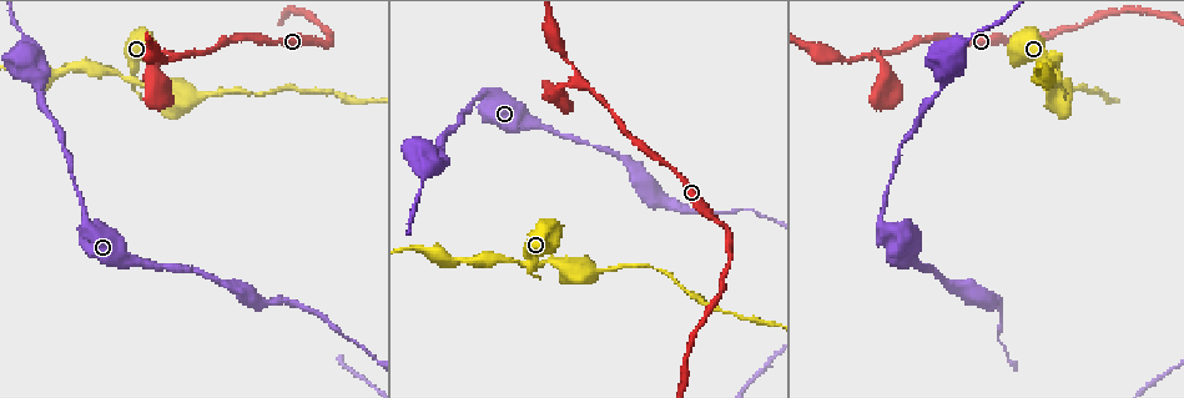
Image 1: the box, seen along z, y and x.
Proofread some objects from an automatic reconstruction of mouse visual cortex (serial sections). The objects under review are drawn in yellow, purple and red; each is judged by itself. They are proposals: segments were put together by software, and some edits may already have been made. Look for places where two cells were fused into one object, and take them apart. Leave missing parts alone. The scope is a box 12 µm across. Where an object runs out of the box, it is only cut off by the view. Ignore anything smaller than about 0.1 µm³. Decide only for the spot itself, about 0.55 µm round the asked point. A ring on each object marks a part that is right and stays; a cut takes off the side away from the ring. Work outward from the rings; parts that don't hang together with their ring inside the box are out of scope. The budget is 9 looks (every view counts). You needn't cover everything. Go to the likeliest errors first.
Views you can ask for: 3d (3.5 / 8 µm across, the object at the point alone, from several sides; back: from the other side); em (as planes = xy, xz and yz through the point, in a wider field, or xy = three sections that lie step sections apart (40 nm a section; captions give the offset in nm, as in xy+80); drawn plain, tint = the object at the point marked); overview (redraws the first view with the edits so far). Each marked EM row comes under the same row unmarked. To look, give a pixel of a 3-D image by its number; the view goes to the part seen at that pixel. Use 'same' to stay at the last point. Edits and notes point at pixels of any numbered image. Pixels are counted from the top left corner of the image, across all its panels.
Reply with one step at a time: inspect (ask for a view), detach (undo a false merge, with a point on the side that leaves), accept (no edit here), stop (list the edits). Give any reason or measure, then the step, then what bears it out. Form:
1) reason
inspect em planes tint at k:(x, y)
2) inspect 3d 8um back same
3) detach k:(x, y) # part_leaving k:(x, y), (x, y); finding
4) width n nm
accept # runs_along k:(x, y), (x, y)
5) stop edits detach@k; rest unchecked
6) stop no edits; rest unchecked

a narrow waist
inspect 3d 3.5um at 1:(131, 77)

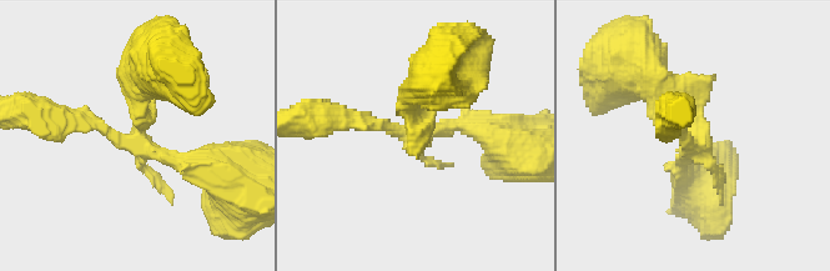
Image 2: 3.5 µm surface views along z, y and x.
need the tissue
inspect em xy step 1 tint at 2:(691, 144)

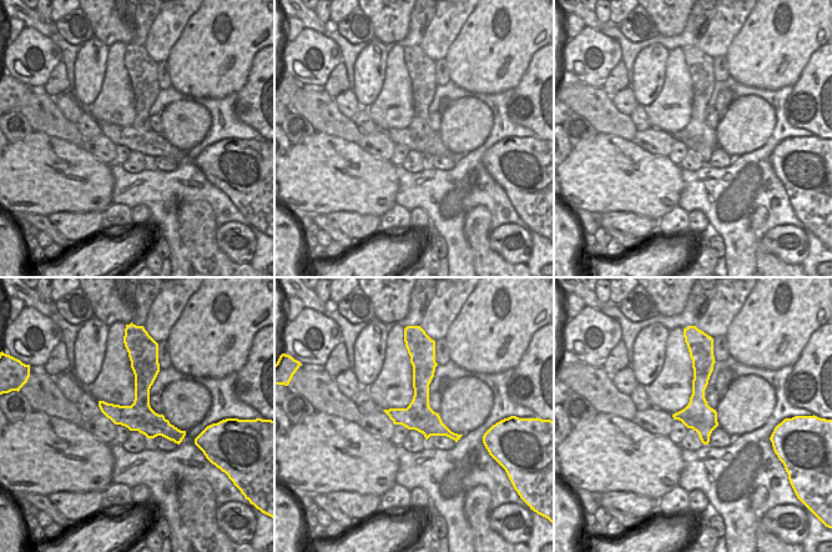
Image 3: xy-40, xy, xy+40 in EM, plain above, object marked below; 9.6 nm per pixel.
accept # runs_along 2:(142, 75), (139, 141), (211, 167); all the same cell

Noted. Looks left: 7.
sharp bend
inspect 3d 3.5um at 1:(583, 81)

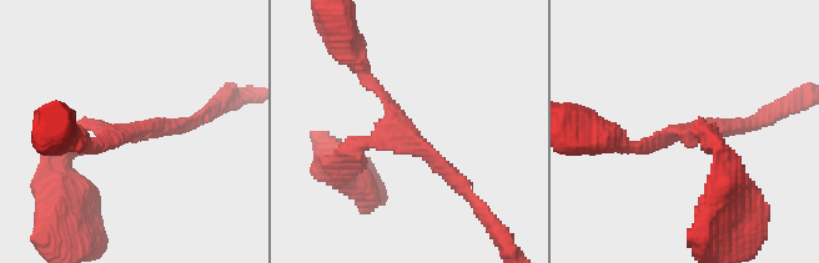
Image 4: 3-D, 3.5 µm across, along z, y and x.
arms 3; arm_widths 150, 200, 200 nm
inspect em xy step 2 tint at 4:(690, 129)

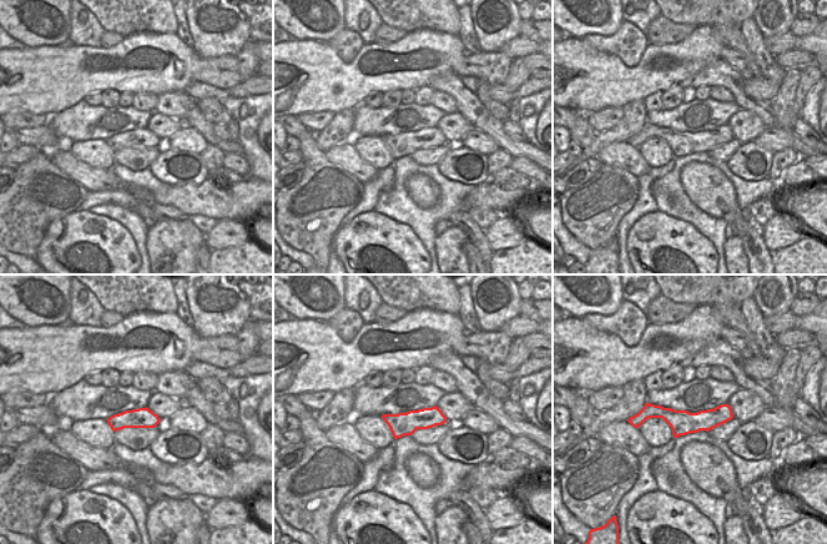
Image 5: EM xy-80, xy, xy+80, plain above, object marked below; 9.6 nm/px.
width 220 nm
accept # runs_along 4:(467, 193), (405, 136), (336, 162); one cell here

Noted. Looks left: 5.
calibre changes
inspect 3d 3.5um at 1:(207, 96)

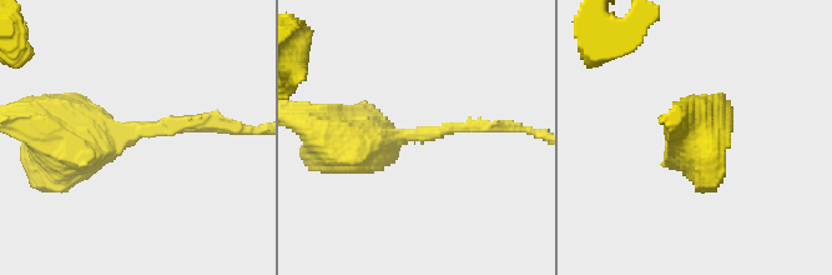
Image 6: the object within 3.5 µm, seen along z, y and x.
arm_widths 150, 700 nm
inspect em planes tint at 6:(129, 135)

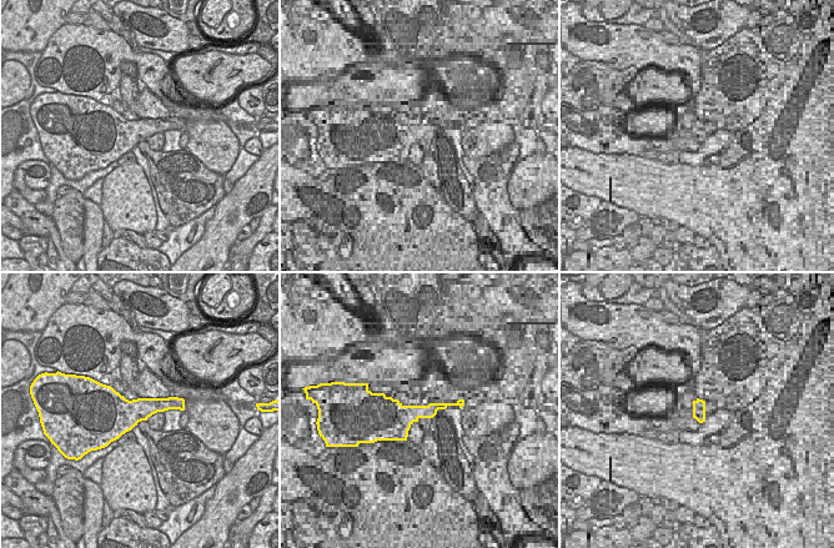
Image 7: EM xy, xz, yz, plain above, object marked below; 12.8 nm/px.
accept # runs_along 6:(324, 136), (398, 140), (489, 128); all the same cell

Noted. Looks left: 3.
a fork
inspect 3d 3.5um at 1:(33, 78)

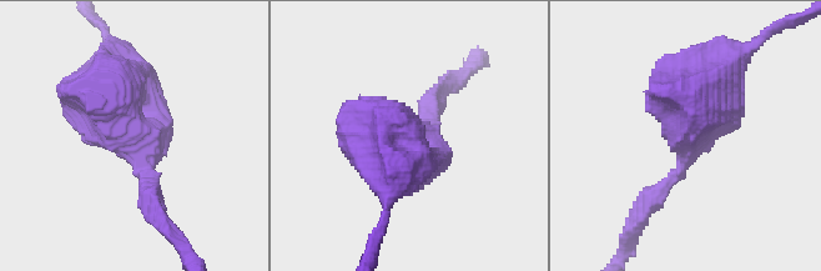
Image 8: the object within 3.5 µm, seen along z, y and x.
inspect em planes tint at 8:(135, 136)

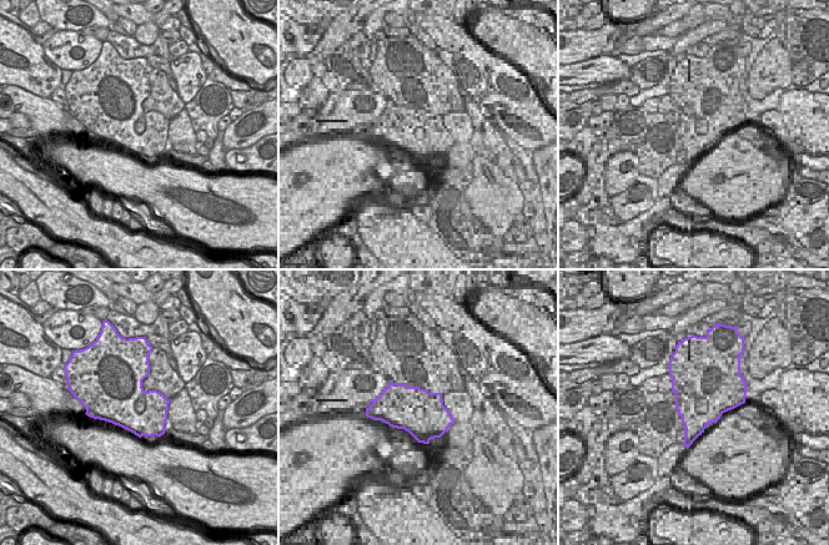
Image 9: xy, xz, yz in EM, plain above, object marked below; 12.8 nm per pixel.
width 600 nm
accept # runs_along 8:(646, 207), (685, 161), (688, 111), (724, 69); all the same cell

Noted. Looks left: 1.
stop no edits; rest unchecked

